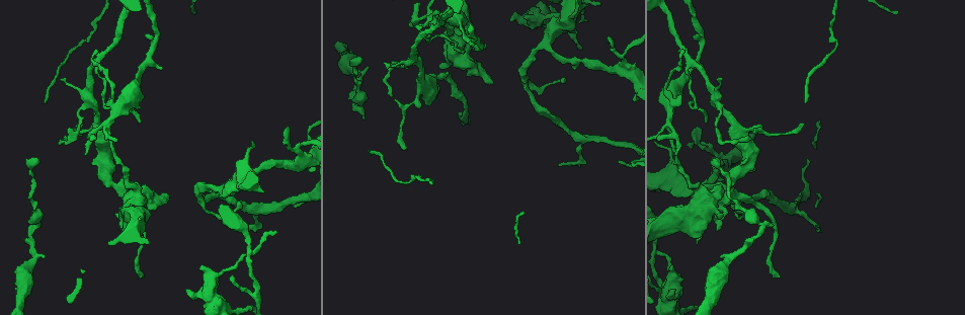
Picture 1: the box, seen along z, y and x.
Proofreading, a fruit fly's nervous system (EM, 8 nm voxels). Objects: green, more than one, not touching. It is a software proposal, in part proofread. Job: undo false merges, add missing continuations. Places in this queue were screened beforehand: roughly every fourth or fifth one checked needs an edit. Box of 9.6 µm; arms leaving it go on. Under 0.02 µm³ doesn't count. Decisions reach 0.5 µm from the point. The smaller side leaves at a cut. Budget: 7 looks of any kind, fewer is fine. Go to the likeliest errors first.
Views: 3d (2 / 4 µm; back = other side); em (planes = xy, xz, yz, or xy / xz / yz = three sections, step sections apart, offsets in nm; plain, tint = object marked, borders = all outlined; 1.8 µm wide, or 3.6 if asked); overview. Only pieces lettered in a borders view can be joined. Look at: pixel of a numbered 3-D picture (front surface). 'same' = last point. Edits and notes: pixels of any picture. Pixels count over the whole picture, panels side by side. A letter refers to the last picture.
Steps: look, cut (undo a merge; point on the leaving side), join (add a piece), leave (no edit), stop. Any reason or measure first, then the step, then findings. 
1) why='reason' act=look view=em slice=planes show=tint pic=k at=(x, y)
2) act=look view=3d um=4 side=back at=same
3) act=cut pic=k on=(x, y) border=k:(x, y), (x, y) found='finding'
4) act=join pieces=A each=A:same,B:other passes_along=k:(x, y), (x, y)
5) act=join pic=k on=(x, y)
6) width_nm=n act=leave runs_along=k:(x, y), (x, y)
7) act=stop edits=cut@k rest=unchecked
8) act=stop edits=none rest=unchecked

why='three-way junction' act=look view=em slice=planes show=tint pic=1 at=(667, 128)

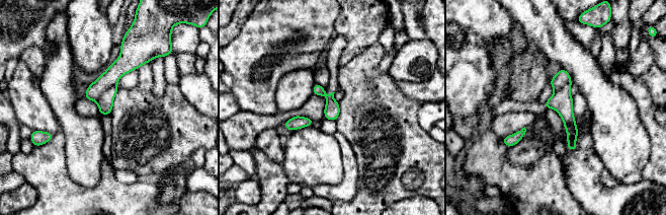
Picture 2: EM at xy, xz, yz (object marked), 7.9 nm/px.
why='see the neighbours' act=look view=em slice=planes show=borders at=same

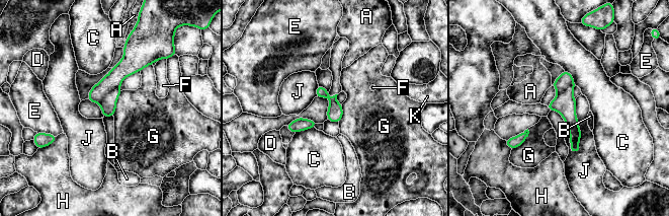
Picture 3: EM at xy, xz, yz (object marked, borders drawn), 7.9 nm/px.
act=cut pic=3 on=(108, 104) each=A:other,B:other,C:other,D:other,E:other,F:other,G:other,H:other,J:other,K:other border=3:(118, 85), (112, 88), (99, 103) found='a second neuron is stuck on'

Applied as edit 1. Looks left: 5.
act=look view=overview

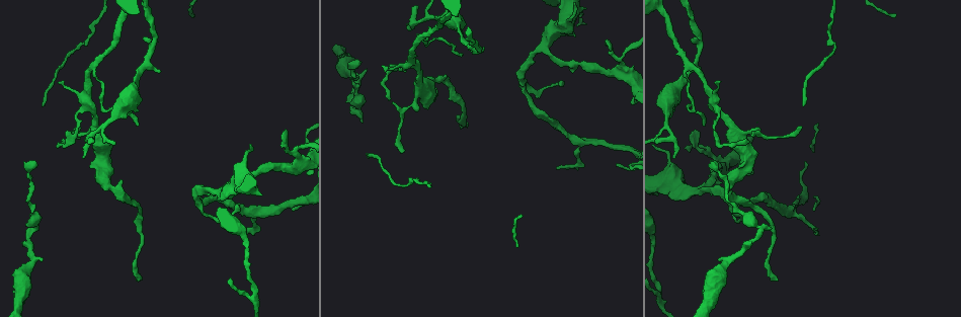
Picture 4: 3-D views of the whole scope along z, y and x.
why='side arm on a straight run' act=look view=em slice=planes show=tint pic=4 at=(660, 294)

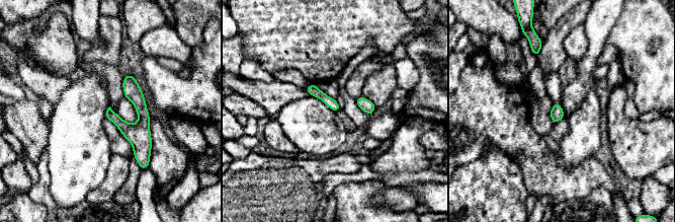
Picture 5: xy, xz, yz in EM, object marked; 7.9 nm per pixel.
act=look view=em slice=planes show=borders at=same

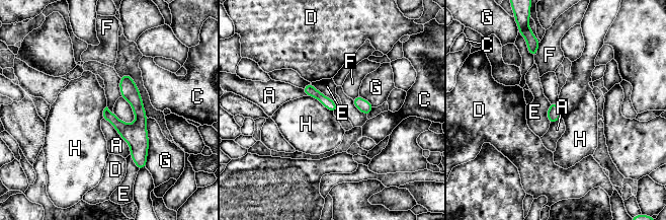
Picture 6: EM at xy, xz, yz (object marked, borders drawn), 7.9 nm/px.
longest_contact=G:400nm act=leave each=A:other,C:other,D:other,E:other,F:other,G:other,H:other border=6:(308, 95), (317, 98), (333, 113) found='one neuron here'

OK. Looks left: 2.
why='free end' act=look view=em slice=yz step=16 show=tint pic=4 at=(814, 229)

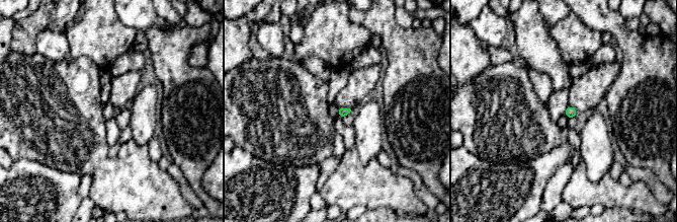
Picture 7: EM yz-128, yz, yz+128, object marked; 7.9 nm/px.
why='another direction' act=look view=em slice=planes show=borders at=same

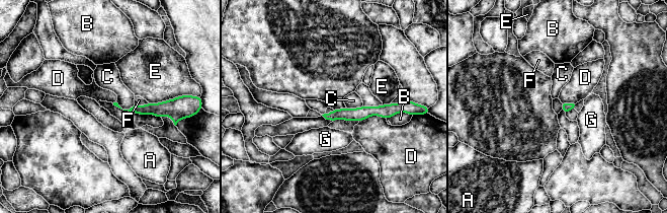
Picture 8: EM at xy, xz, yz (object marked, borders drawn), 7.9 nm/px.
act=leave each=A:other,B:other,C:other,D:other,E:other,F:other,G:other runs_along=8:(395, 105), (389, 111), (327, 116) found='none of them fits'

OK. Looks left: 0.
act=stop edits=cut@3 rest=unchecked

